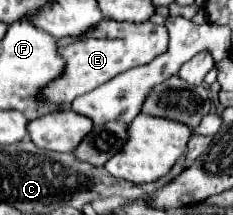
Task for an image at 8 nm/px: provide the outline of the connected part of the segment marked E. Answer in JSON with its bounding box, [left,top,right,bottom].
[45,19,169,103]

